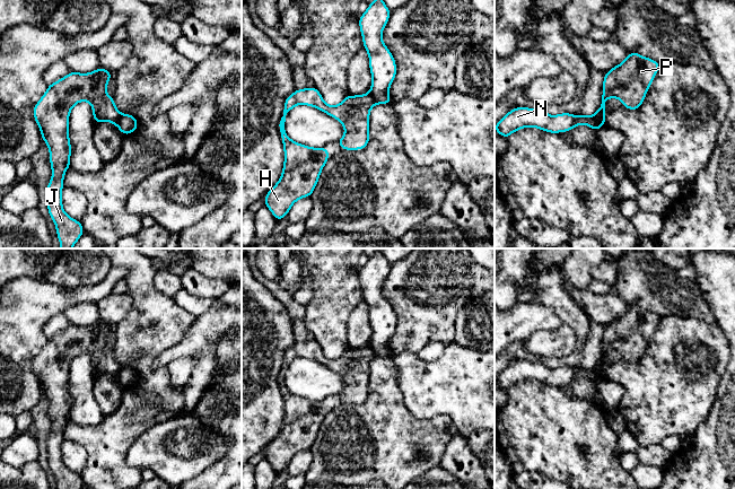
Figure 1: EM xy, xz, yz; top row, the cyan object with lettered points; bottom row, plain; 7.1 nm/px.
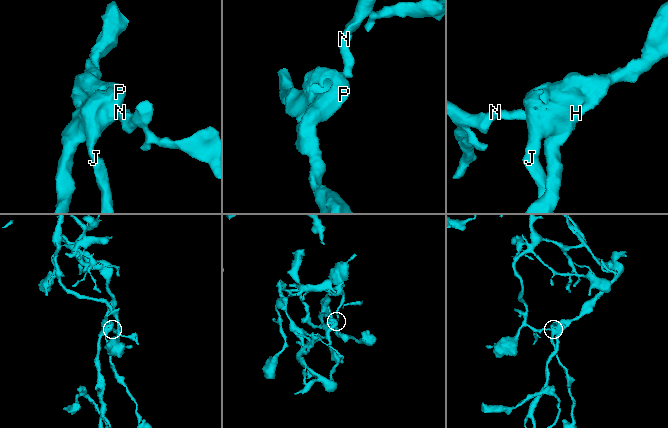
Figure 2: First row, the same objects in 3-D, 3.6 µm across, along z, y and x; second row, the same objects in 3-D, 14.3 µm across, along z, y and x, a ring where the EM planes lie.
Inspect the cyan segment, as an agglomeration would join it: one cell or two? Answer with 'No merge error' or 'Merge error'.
Merge error

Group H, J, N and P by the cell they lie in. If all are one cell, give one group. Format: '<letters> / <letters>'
H J P / N

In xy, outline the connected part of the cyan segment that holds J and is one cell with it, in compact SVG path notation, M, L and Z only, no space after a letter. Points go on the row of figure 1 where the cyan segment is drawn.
M102 67L90 73L71 71L49 85L33 108L42 139L50 149L52 181L46 185L47 210L56 226L61 248L71 248L85 232L80 221L64 212L61 200L63 176L70 167L69 114L77 103L88 101L93 106L95 125L99 121L116 124L122 114L117 111L113 96L106 95L111 77L112 72Z

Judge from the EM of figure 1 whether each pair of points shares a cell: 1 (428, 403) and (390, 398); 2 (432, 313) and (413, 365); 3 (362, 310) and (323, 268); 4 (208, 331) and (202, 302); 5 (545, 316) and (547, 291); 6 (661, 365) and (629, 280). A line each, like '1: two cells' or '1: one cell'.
1: two cells
2: two cells
3: two cells
4: two cells
5: two cells
6: two cells

